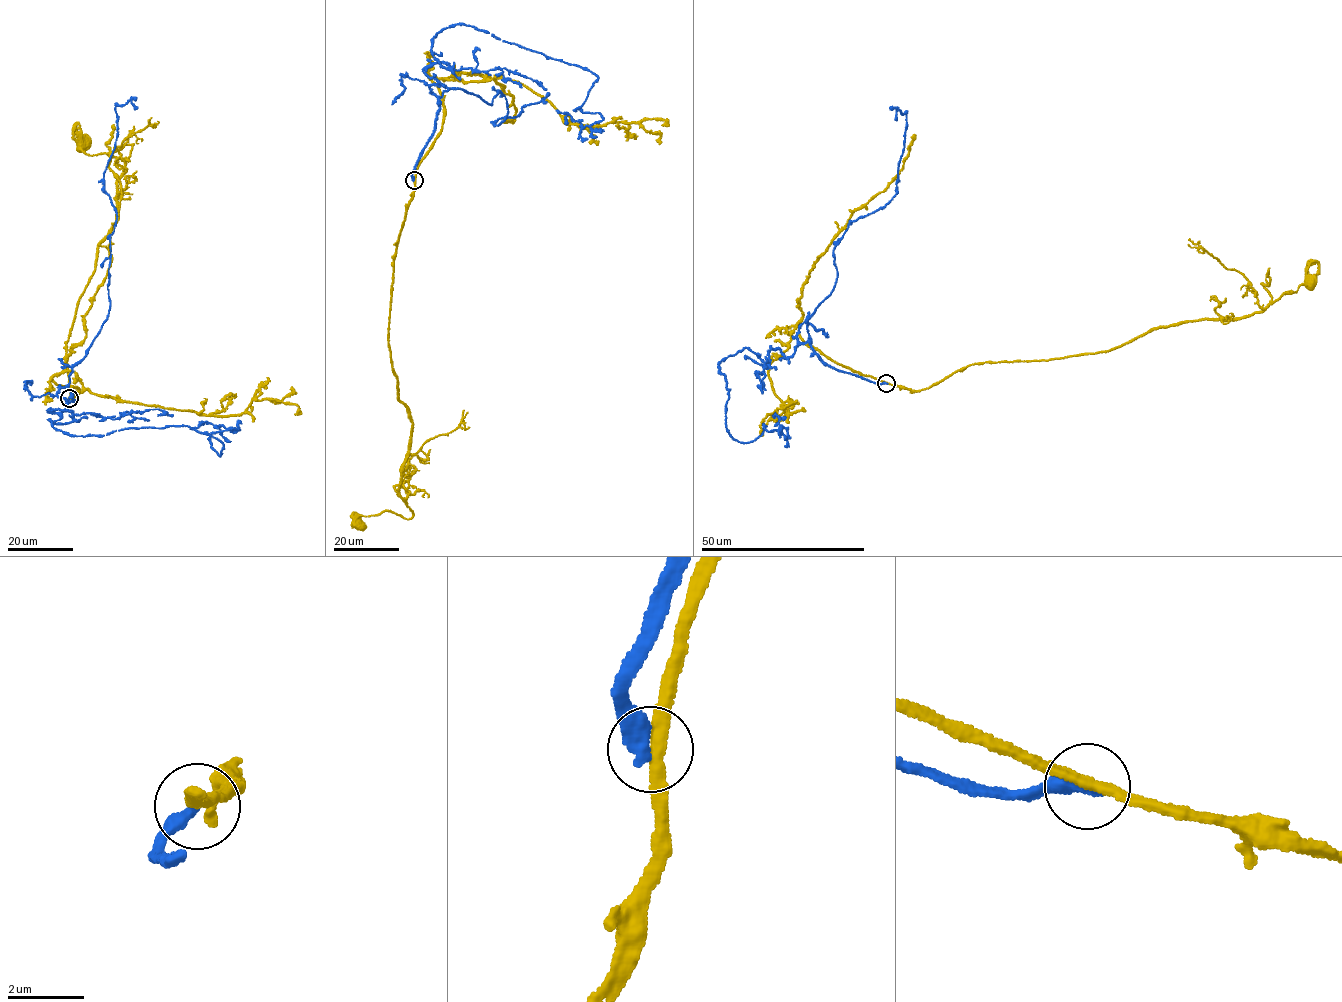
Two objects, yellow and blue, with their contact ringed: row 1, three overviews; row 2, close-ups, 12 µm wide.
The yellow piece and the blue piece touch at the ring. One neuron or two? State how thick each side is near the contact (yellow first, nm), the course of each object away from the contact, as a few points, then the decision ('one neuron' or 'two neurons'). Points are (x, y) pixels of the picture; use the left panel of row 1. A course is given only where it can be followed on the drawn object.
280/400 nm | yellow via (69, 398), (66, 343), (99, 245), (117, 220), (117, 182), (133, 144), (86, 154), (80, 148), (84, 144) | blue via (69, 398), (48, 411), (70, 435), (186, 425), (219, 456), (210, 435), (238, 428), (190, 429) | two neurons

